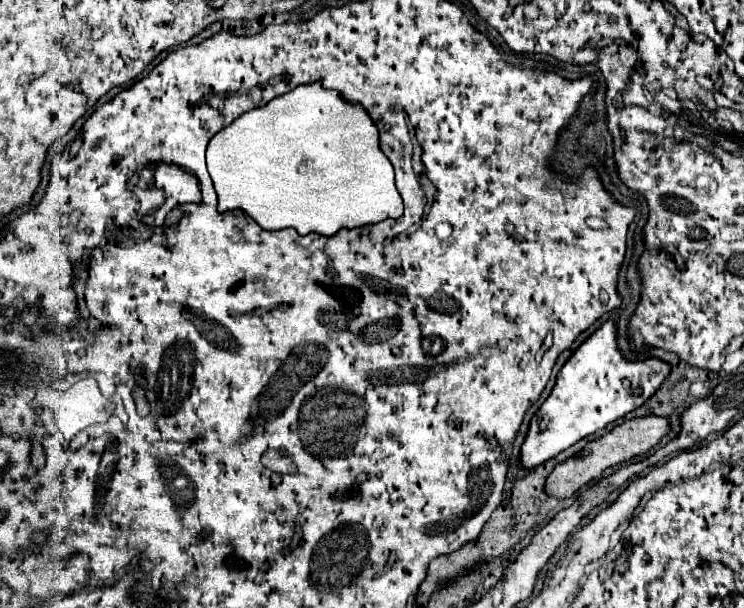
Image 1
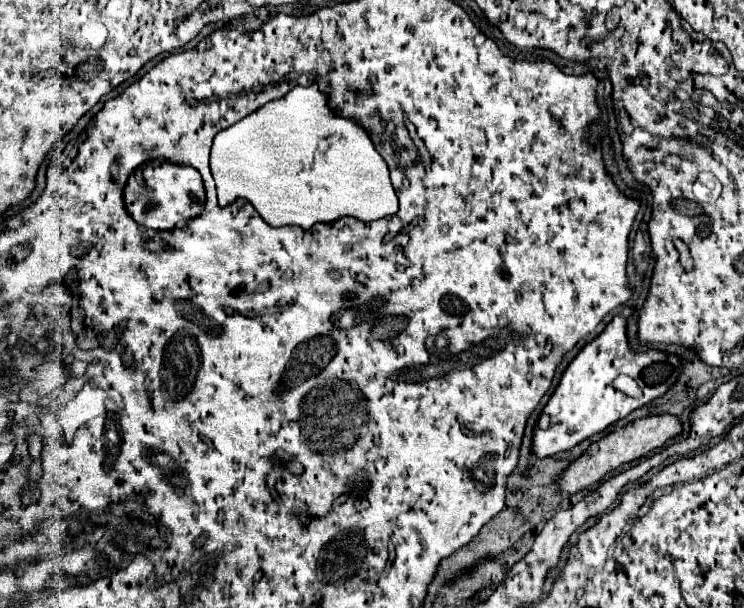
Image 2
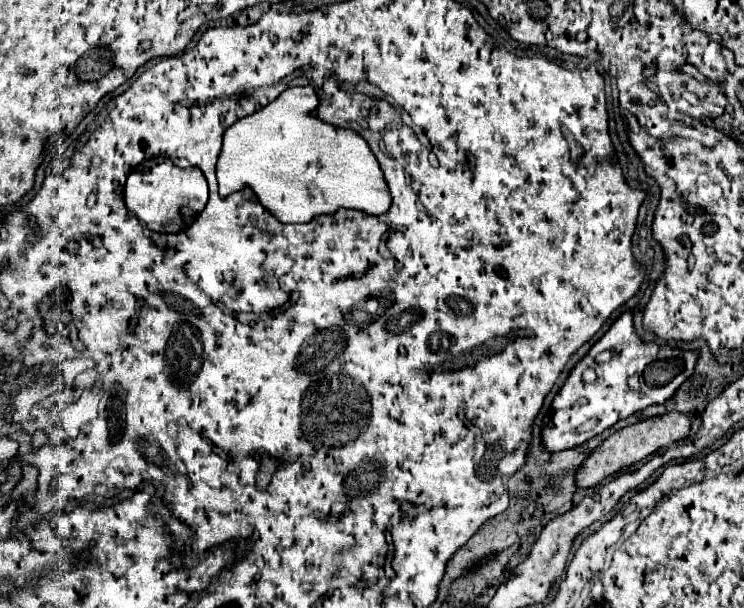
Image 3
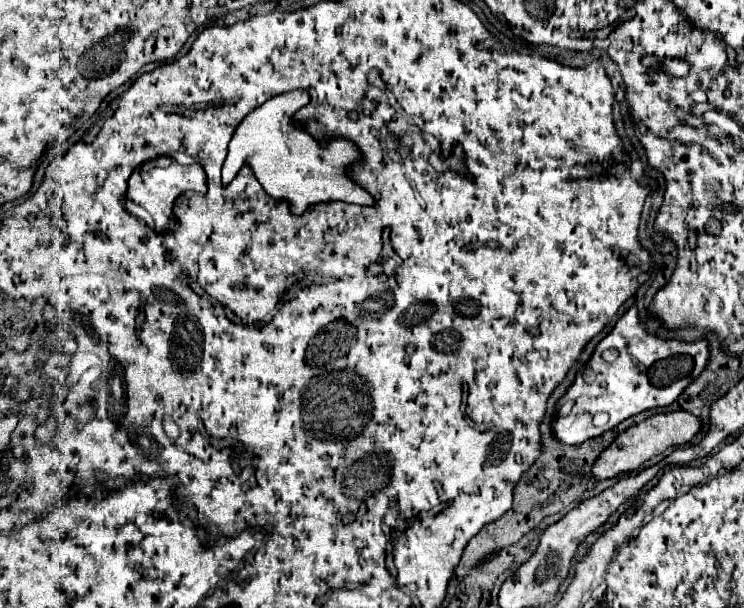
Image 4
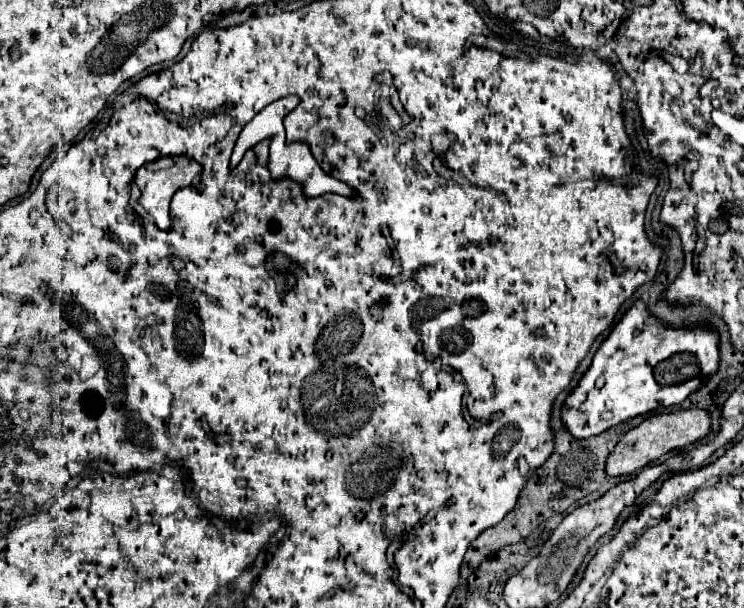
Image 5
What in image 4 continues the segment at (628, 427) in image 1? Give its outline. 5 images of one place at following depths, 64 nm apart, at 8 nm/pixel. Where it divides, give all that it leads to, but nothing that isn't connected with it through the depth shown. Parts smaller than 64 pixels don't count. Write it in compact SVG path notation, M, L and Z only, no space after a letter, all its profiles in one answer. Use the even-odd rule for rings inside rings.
M686 410L650 416L644 422L630 426L626 432L618 434L616 440L610 444L610 448L606 448L600 454L596 468L592 468L592 474L598 480L610 480L610 478L618 478L620 474L628 474L632 470L638 470L644 462L648 462L654 456L660 456L664 450L680 446L680 444L688 444L700 430L702 430L700 416L686 412Z

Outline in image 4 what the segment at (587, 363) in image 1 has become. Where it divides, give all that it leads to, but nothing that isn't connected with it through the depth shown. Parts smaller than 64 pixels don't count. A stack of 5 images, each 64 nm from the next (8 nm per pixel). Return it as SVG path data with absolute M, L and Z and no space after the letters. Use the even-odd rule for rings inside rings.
M632 306L612 328L612 332L596 346L586 368L594 372L594 380L586 382L582 372L576 376L574 384L562 396L558 406L564 402L574 402L570 414L558 414L552 428L556 438L562 444L580 444L588 438L596 438L606 430L612 430L622 420L636 416L650 408L670 406L680 398L688 384L692 384L708 366L710 348L708 340L700 338L694 342L686 340L664 340L652 332L648 332L638 316L638 308ZM606 352L614 352L612 356L604 356ZM606 412L608 422L604 426L594 426L594 416Z

